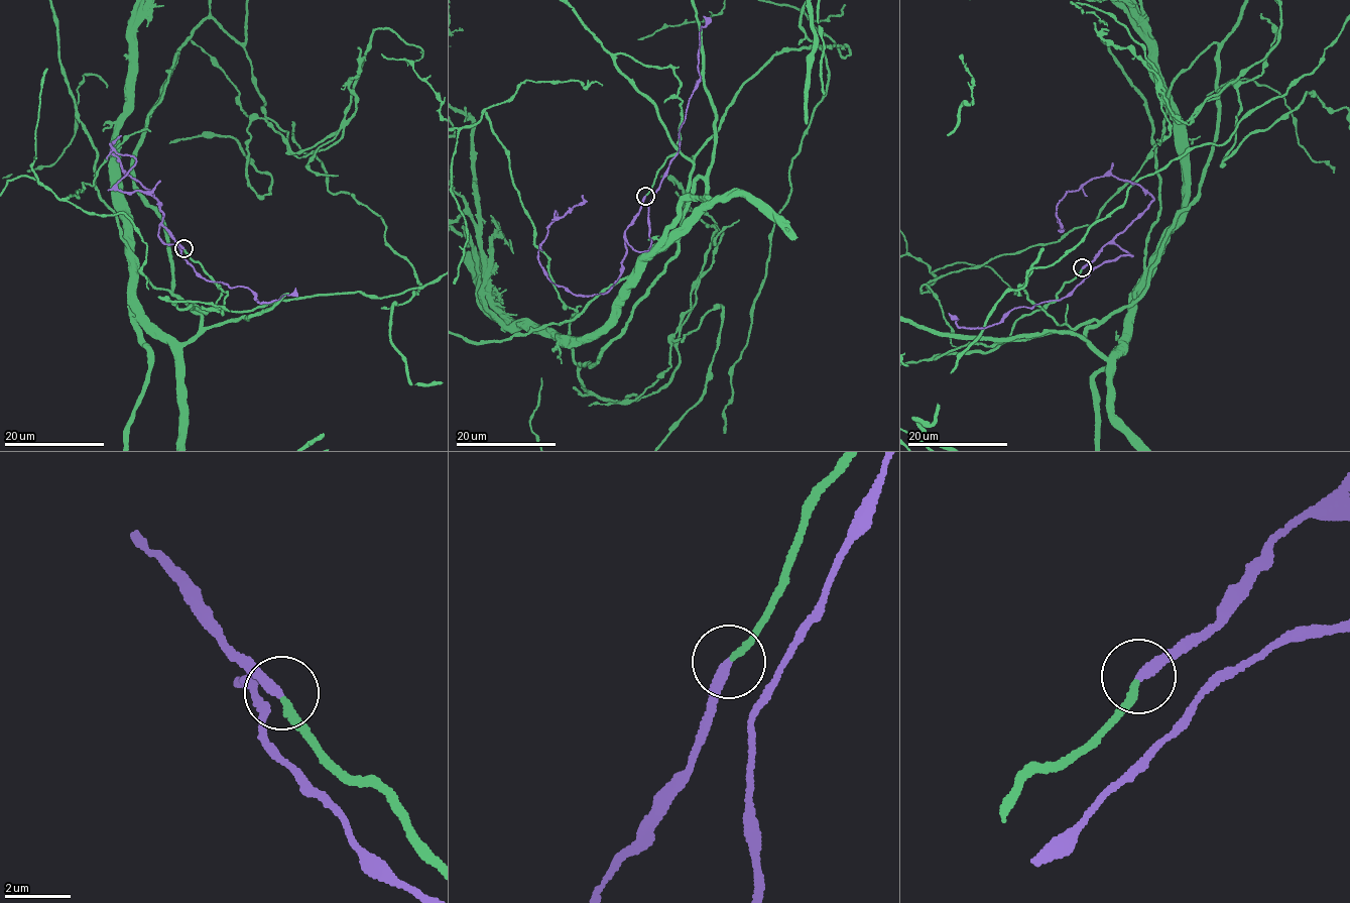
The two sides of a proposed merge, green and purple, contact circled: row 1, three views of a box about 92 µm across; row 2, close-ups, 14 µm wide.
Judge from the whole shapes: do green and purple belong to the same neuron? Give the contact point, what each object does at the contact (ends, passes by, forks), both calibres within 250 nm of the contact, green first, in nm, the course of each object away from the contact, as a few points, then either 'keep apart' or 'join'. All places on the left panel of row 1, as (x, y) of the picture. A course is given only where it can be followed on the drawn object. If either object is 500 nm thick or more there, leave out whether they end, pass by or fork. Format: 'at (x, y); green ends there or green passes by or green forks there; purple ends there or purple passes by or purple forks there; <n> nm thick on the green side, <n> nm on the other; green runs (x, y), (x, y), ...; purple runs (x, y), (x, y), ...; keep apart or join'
at (183, 248); green ends there; purple ends there; 170 nm thick on the green side, 300 nm on the other; green runs (185, 248), (223, 311), (166, 299), (178, 308), (205, 310), (140, 271), (115, 121); purple runs (183, 248), (158, 226), (160, 238), (179, 245), (201, 275), (247, 287), (258, 303), (277, 300), (294, 288); join

